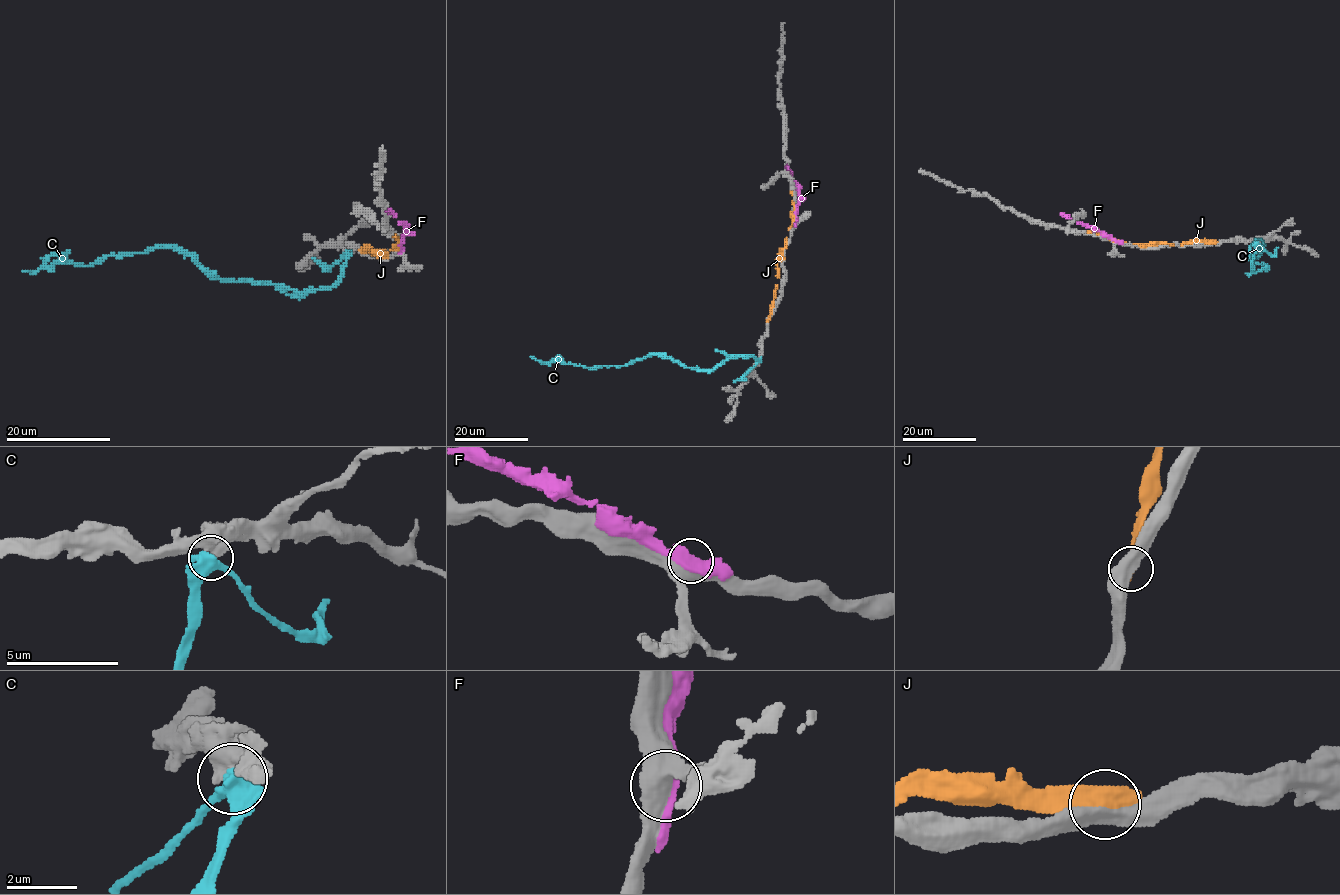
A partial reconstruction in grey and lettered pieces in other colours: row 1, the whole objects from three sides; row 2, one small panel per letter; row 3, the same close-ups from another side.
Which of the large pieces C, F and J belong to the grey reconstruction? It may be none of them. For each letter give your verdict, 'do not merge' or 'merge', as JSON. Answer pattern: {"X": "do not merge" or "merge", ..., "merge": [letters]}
{"C": "do not merge", "F": "do not merge", "J": "do not merge", "merge": []}

